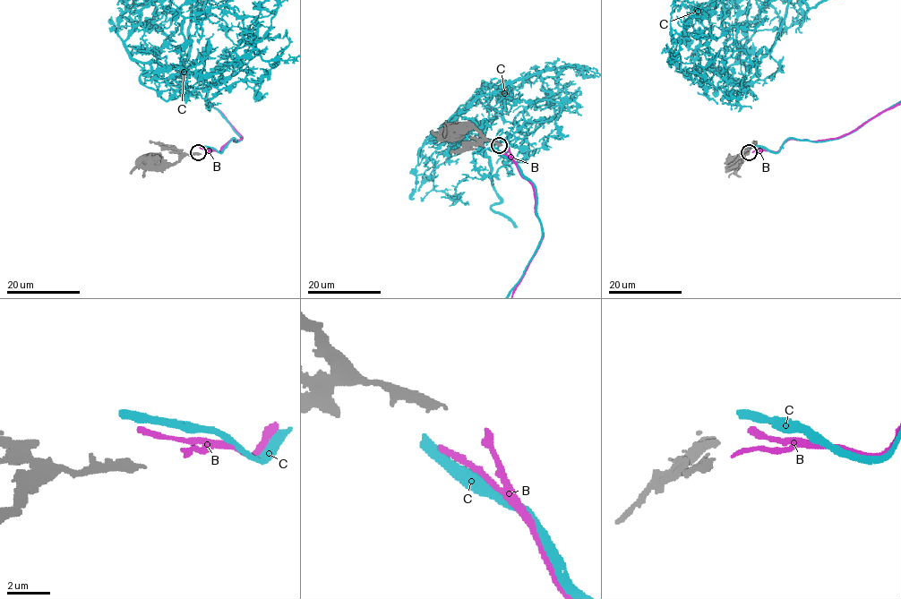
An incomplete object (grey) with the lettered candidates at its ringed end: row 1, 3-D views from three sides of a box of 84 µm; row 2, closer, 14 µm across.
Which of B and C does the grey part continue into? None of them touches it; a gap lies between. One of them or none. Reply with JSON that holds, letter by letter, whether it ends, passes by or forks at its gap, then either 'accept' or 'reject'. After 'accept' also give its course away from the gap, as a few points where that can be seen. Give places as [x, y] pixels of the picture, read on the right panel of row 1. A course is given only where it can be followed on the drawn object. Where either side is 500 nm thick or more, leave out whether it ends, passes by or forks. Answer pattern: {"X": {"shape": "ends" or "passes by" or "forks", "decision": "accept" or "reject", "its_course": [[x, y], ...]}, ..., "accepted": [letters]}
{"B": {"shape": "ends", "decision": "accept"}, "C": {"shape": "ends", "decision": "reject"}, "accepted": ["B"]}

